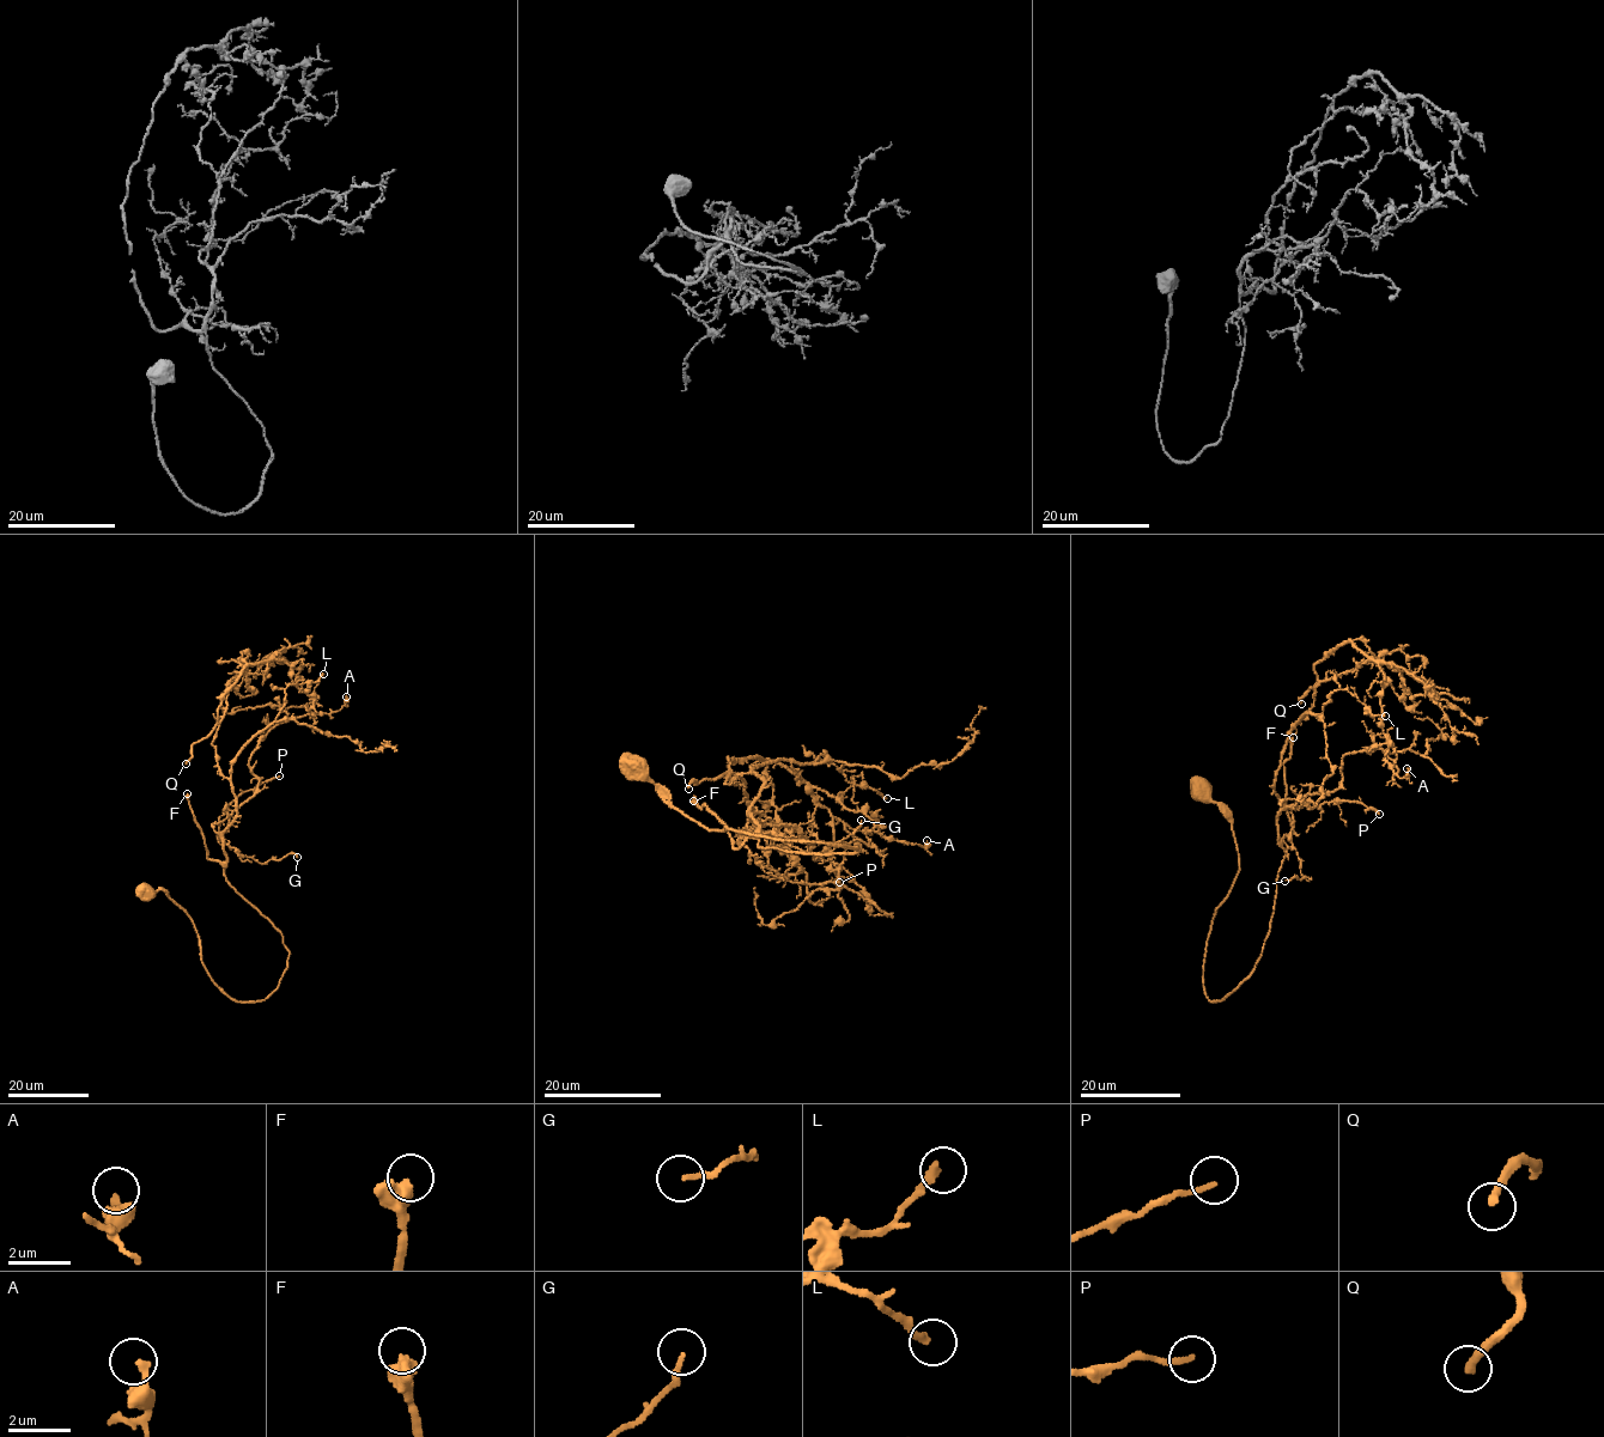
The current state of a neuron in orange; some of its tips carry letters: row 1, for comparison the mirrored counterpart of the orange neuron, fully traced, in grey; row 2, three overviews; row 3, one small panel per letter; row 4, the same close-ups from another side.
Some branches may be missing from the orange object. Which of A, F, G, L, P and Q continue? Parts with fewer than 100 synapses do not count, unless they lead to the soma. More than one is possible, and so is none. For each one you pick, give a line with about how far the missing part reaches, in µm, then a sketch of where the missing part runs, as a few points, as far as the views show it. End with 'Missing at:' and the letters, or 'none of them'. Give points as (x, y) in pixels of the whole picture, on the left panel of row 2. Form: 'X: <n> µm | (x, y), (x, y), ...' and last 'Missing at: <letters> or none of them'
Missing at: none of them

